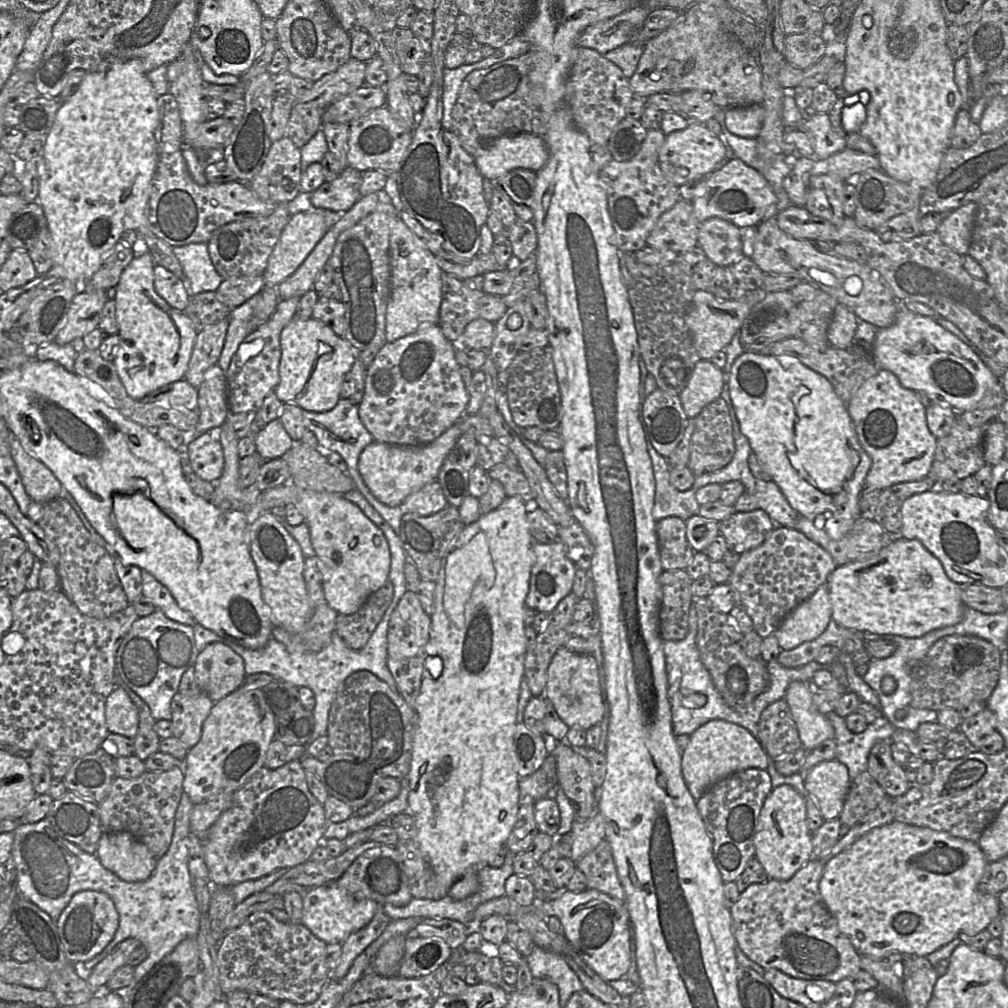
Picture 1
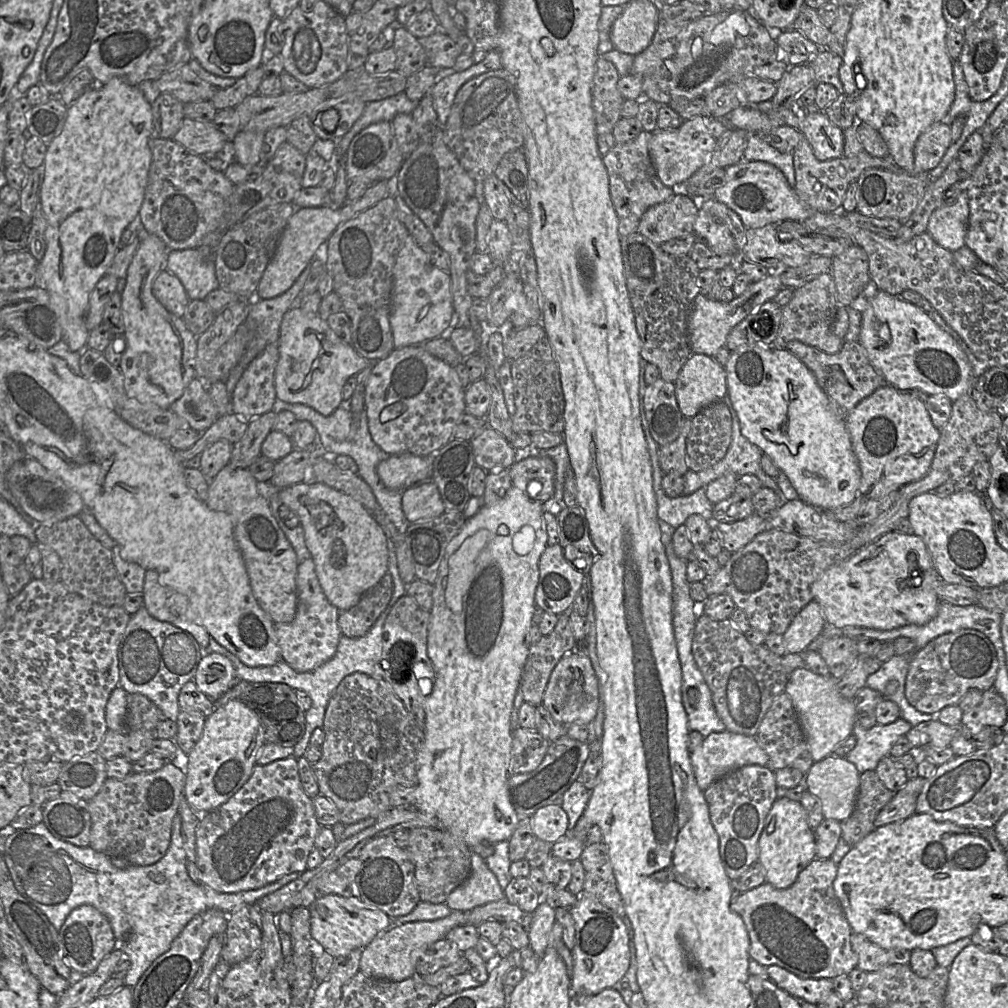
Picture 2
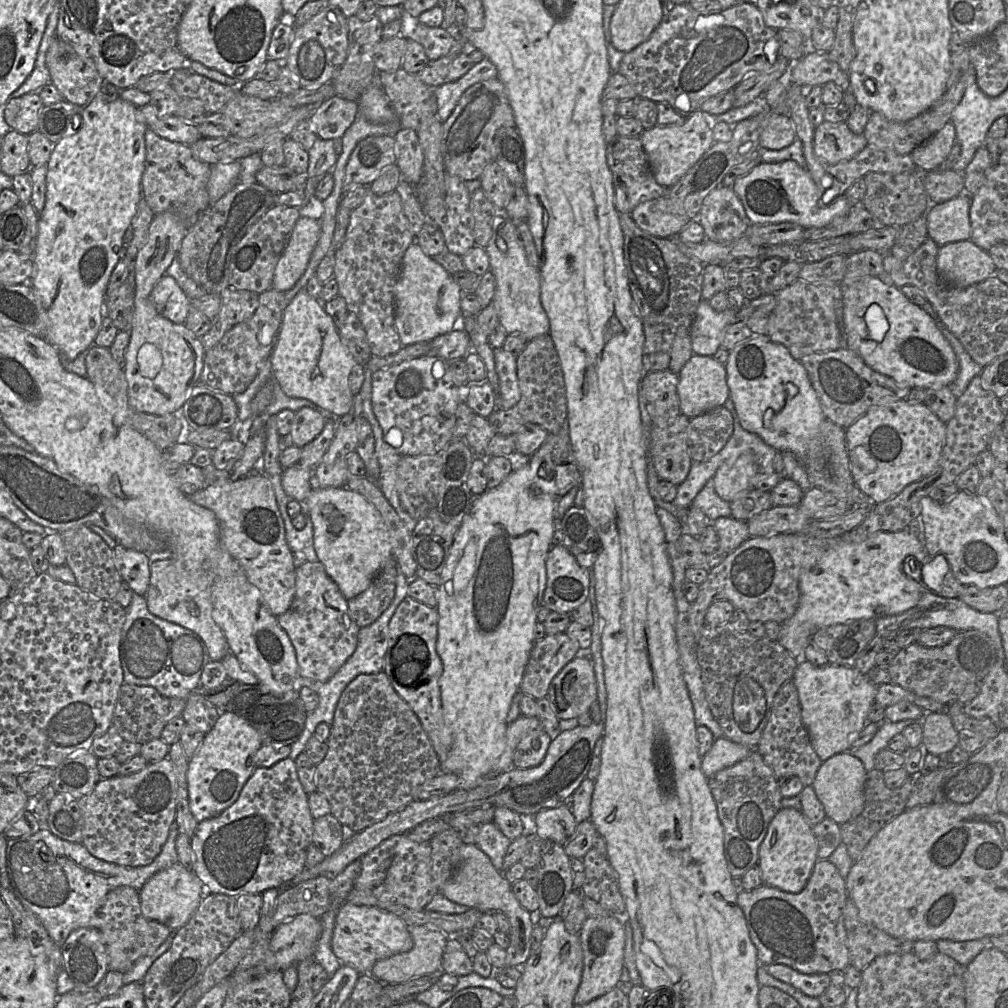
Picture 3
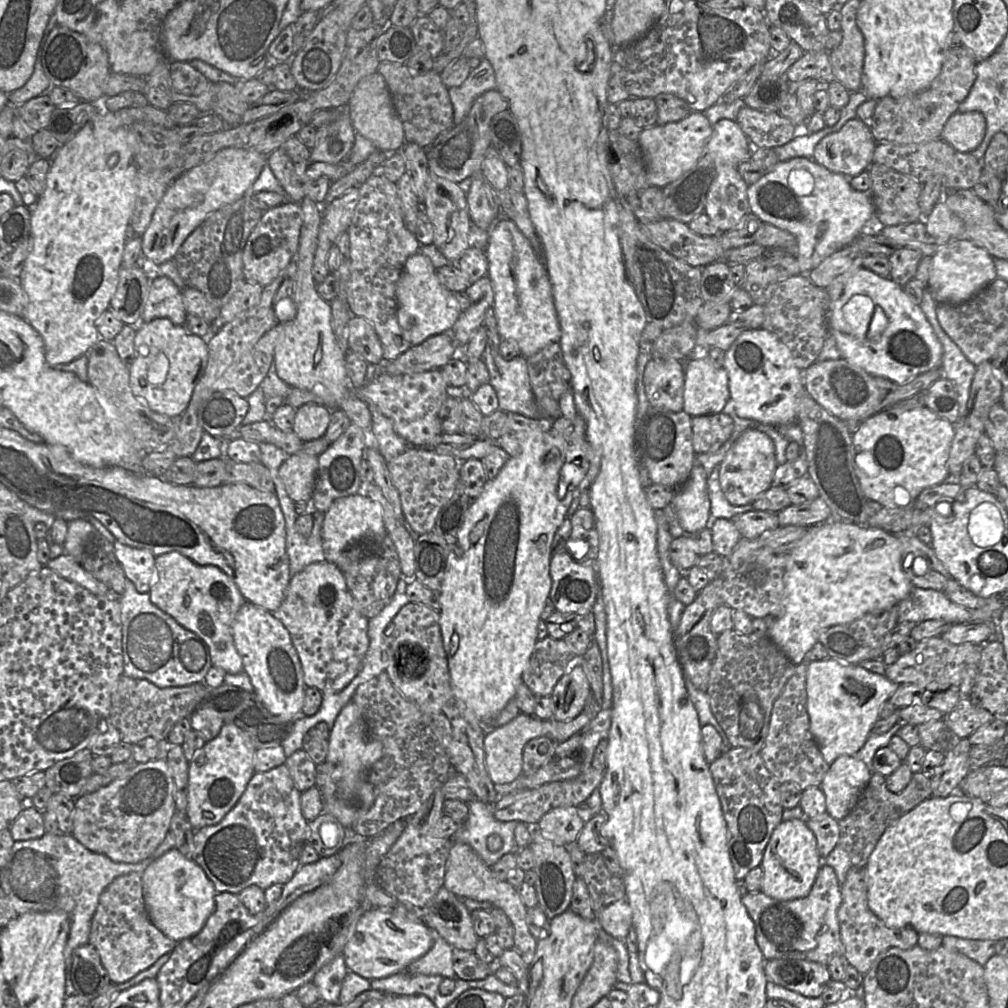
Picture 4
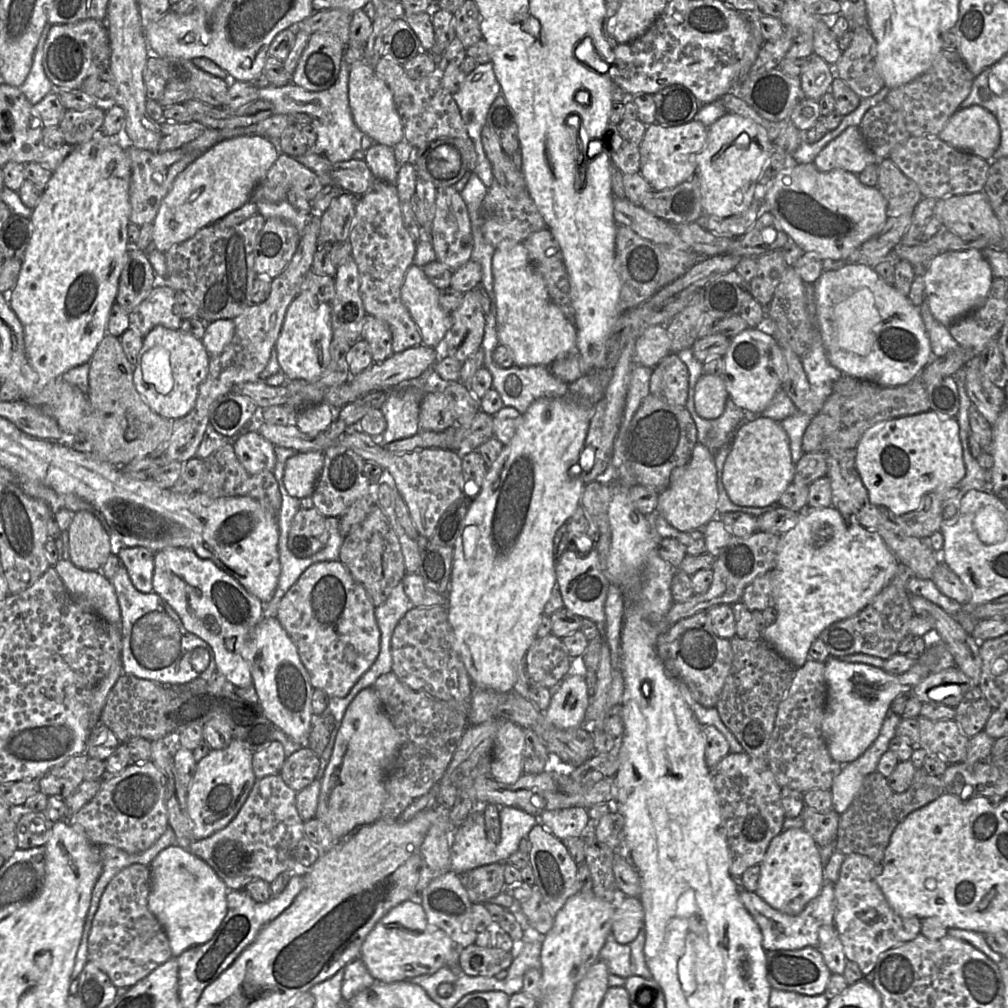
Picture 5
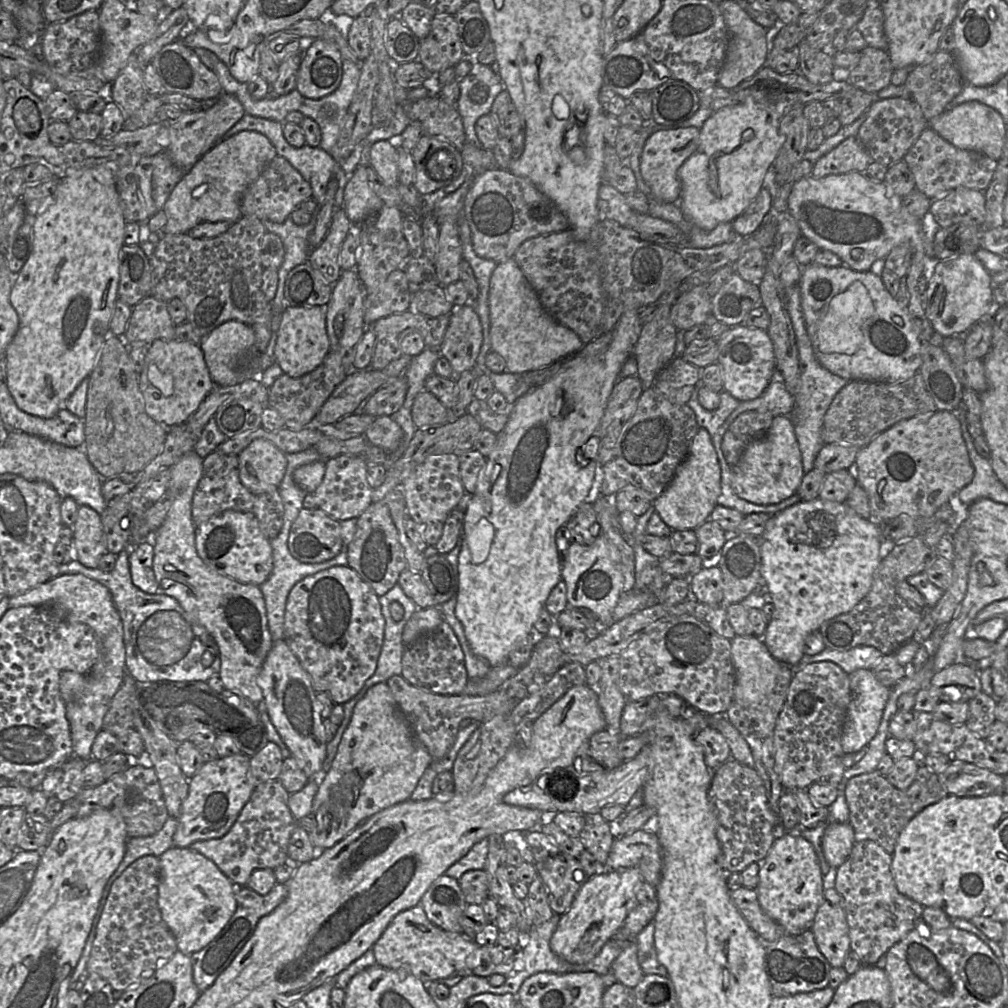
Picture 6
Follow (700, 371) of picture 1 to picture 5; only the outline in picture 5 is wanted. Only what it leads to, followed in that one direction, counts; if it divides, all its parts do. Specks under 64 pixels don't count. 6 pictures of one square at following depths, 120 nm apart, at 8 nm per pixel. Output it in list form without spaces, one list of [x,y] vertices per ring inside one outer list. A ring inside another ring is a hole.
[[[703,374],[695,385],[695,409],[705,419],[717,419],[725,410],[729,393],[723,376]]]

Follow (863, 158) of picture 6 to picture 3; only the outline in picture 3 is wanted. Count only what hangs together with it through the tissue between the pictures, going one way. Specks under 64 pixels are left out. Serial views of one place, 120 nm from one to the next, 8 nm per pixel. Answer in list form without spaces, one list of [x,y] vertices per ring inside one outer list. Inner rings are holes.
[[[824,120],[814,128],[814,152],[828,164],[849,160],[867,146],[864,134],[853,133],[846,122],[832,123]]]

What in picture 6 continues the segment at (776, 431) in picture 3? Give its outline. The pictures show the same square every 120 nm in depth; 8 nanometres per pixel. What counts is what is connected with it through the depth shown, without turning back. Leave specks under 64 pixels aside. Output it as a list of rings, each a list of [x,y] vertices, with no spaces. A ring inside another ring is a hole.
[[[738,325],[729,328],[717,340],[719,355],[717,363],[723,373],[723,387],[739,401],[758,398],[768,387],[776,366],[772,340],[767,331]]]

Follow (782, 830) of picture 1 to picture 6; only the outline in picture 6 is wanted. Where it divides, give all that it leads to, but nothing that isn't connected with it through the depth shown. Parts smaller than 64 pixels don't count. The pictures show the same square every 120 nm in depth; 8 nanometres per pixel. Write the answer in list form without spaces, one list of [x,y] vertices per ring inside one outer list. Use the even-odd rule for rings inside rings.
[[[780,833],[760,864],[756,888],[762,910],[788,935],[810,930],[823,902],[823,875],[812,844],[800,835]]]

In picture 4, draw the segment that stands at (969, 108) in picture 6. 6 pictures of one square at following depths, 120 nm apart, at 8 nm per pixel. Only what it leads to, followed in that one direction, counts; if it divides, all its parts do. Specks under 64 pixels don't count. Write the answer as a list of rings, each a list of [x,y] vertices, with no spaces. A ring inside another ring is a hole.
[[[978,111],[955,112],[946,122],[941,139],[962,153],[975,150],[986,133],[986,119]]]

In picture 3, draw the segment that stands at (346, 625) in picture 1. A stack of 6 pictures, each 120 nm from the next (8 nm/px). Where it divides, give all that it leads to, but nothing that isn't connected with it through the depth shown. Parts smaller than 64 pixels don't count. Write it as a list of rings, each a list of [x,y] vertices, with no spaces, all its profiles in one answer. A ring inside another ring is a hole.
[[[392,555],[370,586],[348,600],[349,616],[360,629],[375,622],[390,606],[395,596],[396,579],[397,561]]]

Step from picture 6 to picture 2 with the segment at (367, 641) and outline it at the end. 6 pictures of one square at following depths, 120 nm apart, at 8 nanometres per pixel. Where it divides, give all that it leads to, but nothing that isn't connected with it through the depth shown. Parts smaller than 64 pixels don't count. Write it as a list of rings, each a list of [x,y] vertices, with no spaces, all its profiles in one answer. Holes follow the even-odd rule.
[[[312,558],[299,564],[296,587],[295,618],[290,623],[274,623],[274,632],[282,659],[295,671],[303,673],[317,669],[335,655],[342,632],[338,621],[340,611],[325,596]]]

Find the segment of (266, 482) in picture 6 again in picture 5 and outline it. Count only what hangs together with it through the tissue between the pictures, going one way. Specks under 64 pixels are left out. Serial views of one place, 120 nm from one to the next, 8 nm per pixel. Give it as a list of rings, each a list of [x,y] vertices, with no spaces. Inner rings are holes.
[[[248,432],[231,441],[234,453],[249,474],[273,472],[276,465],[275,446],[257,432]]]

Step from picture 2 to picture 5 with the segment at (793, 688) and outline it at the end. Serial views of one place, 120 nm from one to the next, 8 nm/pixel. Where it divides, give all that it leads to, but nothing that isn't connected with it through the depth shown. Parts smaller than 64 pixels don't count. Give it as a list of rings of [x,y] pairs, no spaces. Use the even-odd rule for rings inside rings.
[[[831,656],[824,664],[827,698],[821,733],[830,756],[840,764],[856,760],[876,739],[895,697],[909,693],[930,675],[928,667],[920,664],[915,664],[903,674],[889,674],[880,668],[849,663]]]

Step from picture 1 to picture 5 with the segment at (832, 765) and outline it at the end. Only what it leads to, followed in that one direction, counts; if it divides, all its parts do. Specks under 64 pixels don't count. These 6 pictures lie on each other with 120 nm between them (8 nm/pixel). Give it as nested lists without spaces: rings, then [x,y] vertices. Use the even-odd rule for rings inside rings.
[[[855,761],[842,764],[841,771],[833,779],[830,788],[832,809],[835,812],[842,814],[848,808],[861,788],[864,777],[855,765]]]

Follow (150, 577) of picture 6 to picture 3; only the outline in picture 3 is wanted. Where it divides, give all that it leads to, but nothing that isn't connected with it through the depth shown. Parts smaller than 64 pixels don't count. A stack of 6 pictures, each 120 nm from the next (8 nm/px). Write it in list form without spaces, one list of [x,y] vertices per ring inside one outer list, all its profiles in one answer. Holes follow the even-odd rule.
[[[117,544],[112,551],[122,581],[134,593],[145,597],[151,574],[150,564],[152,560],[150,556],[143,552],[125,548],[121,544]]]

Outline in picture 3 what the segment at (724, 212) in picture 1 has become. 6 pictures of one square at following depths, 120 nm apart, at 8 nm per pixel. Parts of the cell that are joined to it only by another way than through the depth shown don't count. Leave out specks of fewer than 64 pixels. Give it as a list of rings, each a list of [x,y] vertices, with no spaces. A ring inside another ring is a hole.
[[[794,160],[761,162],[746,176],[737,179],[732,188],[753,224],[793,222],[805,229],[819,228],[826,226],[834,218],[845,215],[853,204],[859,204],[852,203],[844,194],[828,204],[823,204],[819,200],[818,187],[811,174]]]

